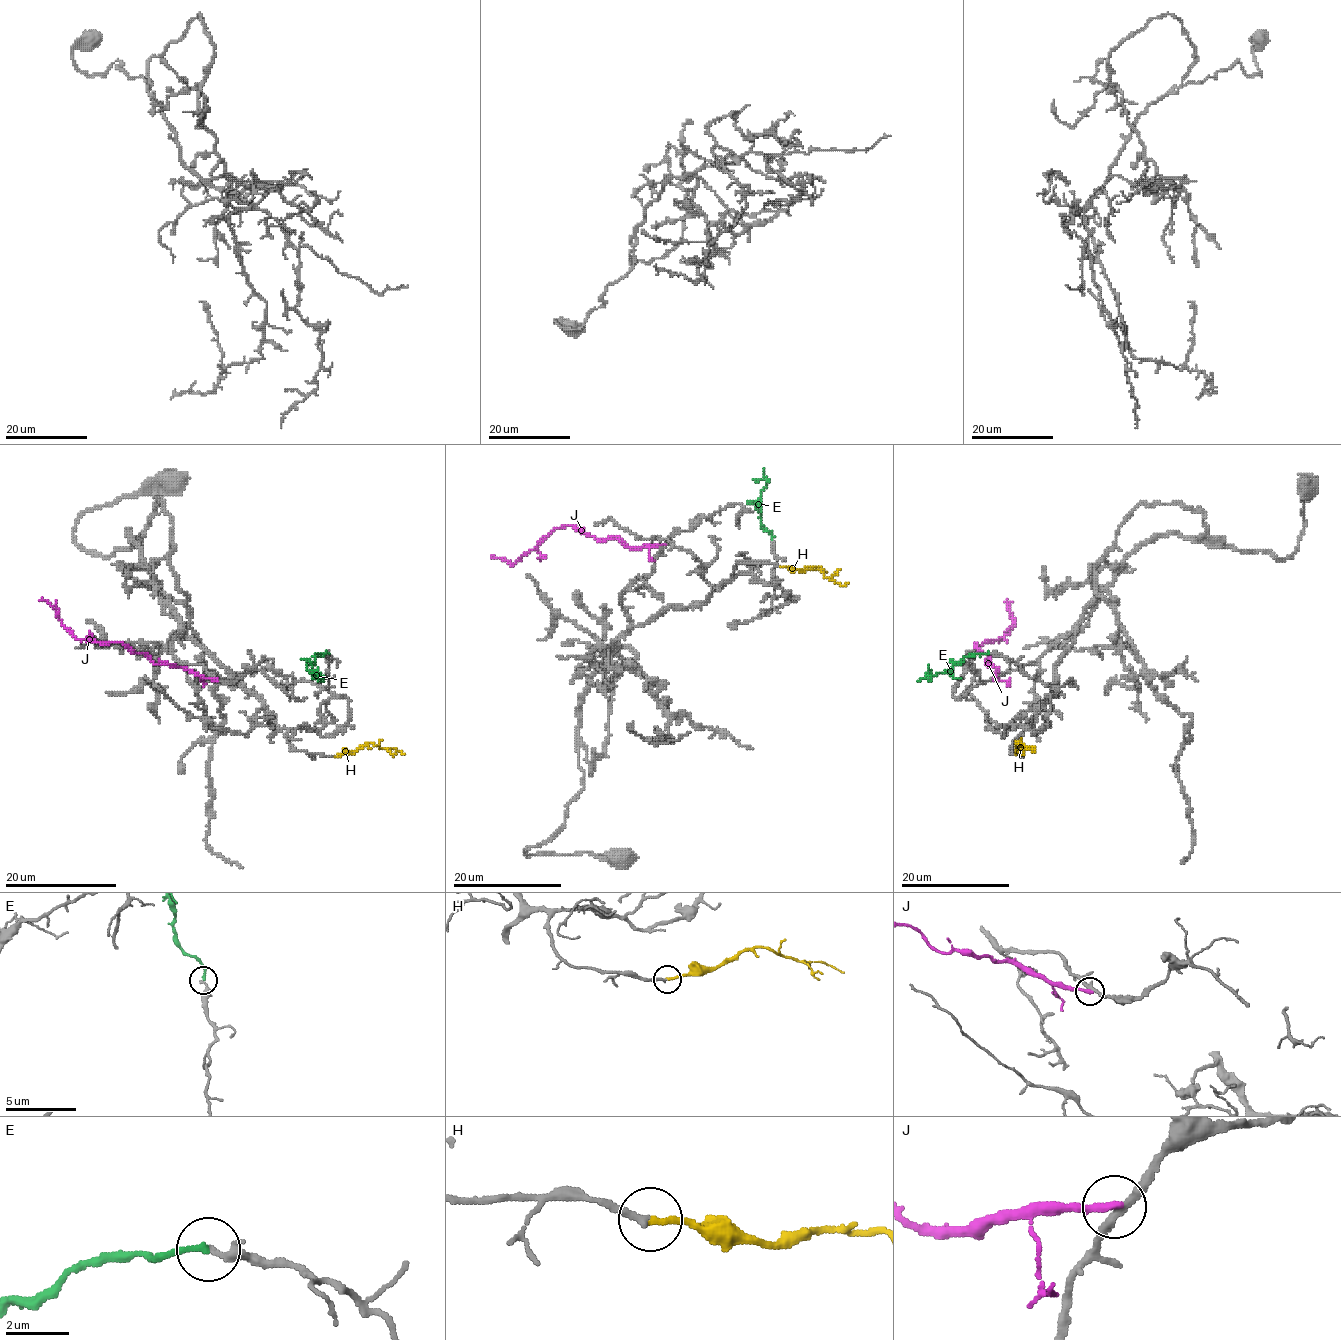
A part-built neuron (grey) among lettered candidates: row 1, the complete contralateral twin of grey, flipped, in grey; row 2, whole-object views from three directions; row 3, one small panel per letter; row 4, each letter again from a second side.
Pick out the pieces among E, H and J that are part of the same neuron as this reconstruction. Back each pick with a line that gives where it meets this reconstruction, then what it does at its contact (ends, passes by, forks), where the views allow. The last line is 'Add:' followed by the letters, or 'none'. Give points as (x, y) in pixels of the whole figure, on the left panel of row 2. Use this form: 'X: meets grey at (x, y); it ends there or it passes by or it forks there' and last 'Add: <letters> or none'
H: meets grey at (334, 756); it ends there
Add: H

